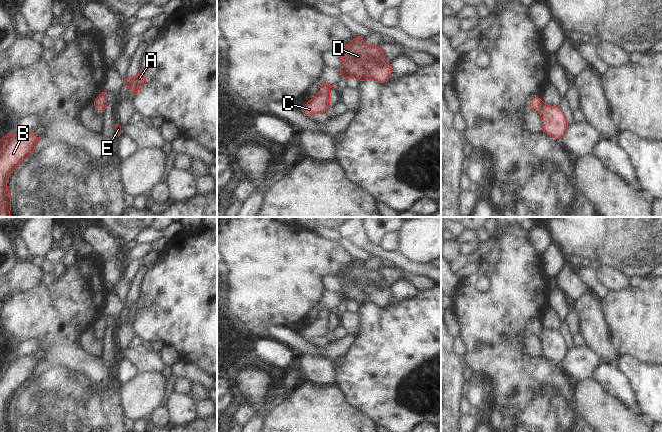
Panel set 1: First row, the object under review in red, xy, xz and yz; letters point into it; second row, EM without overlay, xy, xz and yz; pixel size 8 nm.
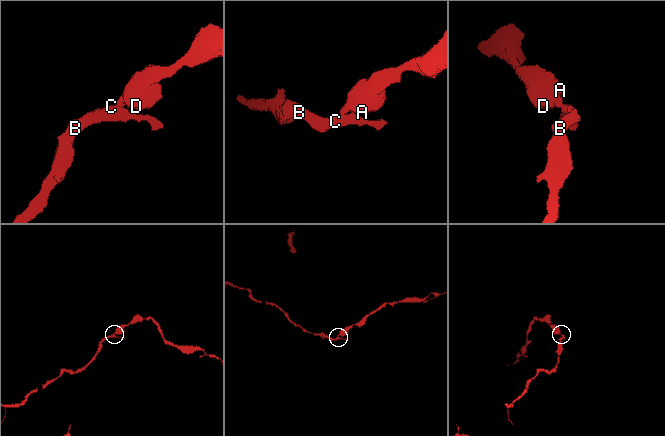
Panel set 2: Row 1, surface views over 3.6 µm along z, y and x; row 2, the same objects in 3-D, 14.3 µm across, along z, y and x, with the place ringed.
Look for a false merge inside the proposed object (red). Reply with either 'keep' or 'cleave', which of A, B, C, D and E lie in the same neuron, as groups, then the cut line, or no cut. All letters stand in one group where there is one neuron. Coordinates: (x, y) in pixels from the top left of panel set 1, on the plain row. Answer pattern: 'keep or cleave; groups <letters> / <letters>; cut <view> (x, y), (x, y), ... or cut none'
keep; groups A B C D E; cut none

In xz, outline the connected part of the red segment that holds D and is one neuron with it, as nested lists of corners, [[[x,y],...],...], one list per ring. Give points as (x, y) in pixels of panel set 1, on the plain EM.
[[[356,261],[341,274],[341,301],[356,301],[360,306],[376,303],[383,309],[392,298],[391,286],[383,287],[385,278],[382,271],[369,270],[364,262]]]

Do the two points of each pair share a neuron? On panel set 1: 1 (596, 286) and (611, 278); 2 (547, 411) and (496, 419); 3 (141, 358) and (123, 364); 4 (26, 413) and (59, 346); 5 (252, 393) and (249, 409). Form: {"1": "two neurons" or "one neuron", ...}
{"1": "two neurons", "2": "two neurons", "3": "two neurons", "4": "one neuron", "5": "two neurons"}

